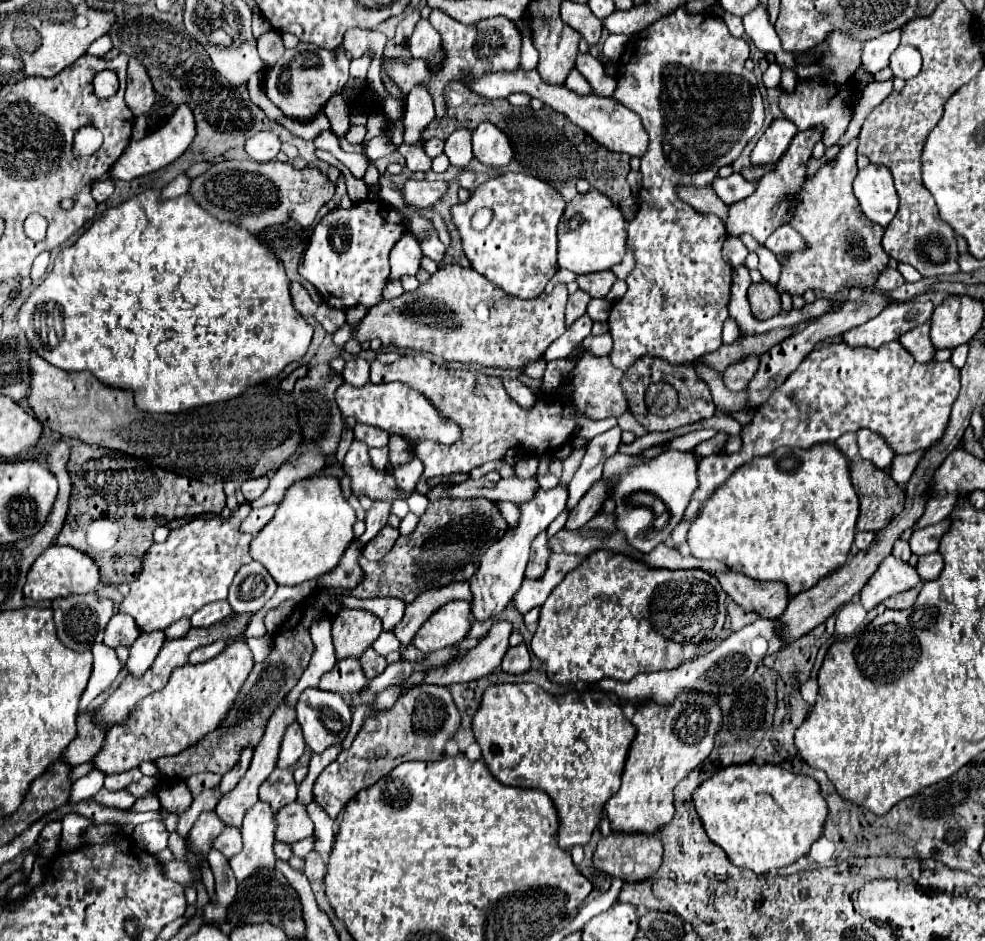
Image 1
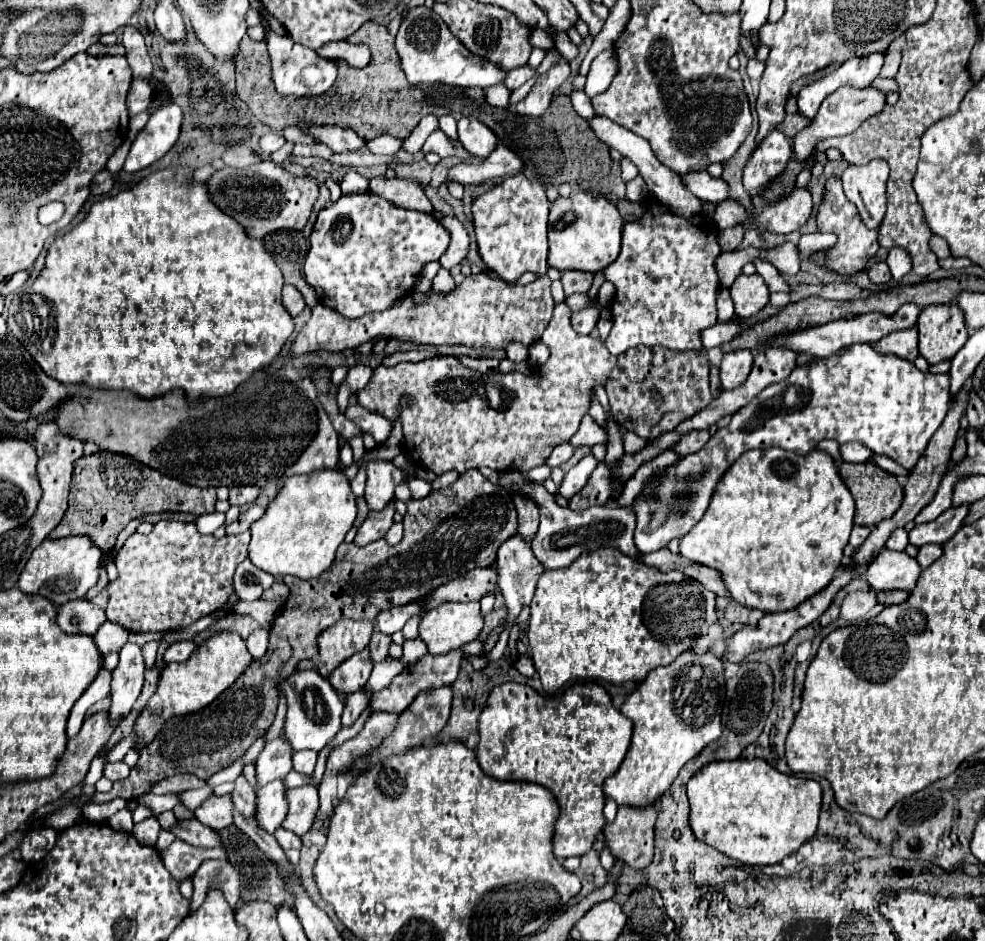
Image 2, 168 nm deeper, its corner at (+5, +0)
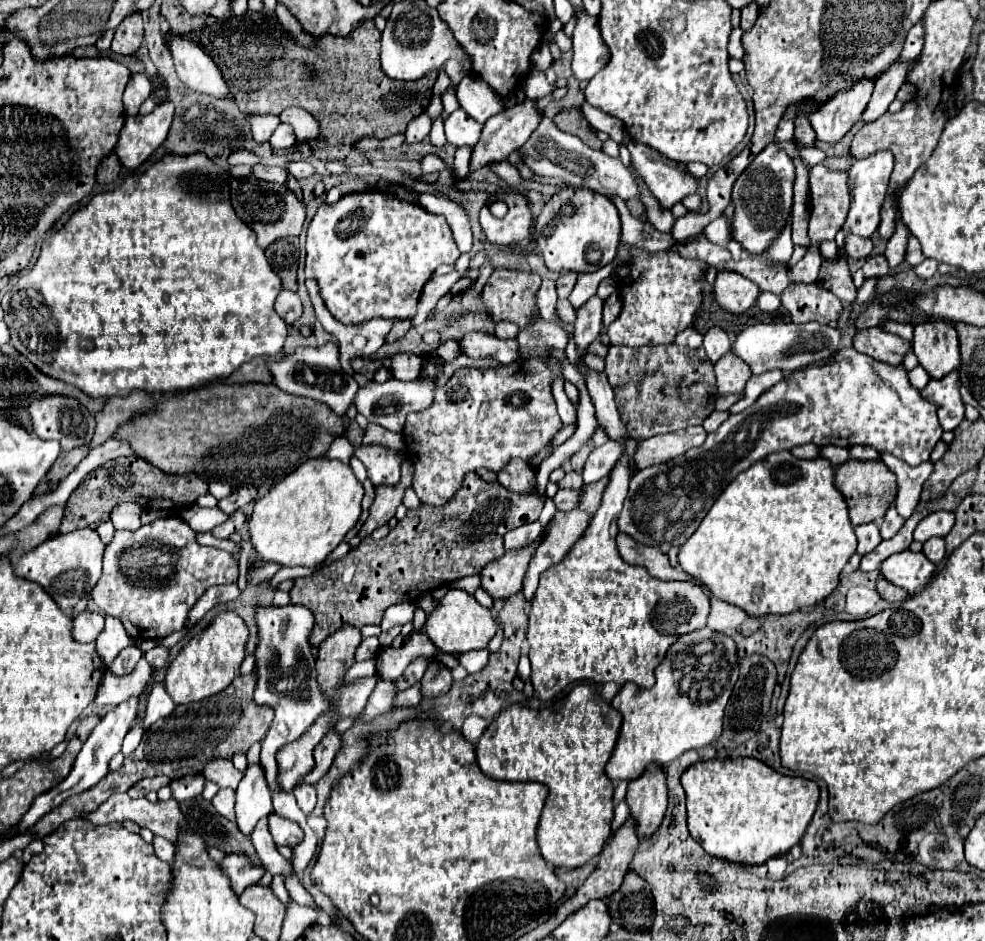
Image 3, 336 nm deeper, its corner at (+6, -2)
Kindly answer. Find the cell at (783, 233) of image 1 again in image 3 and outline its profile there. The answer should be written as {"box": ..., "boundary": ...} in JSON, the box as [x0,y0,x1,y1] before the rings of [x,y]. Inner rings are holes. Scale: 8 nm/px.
{"box":[835,151,894,247],"boundary":[[[878,151],[866,159],[858,159],[852,169],[848,171],[850,175],[850,191],[852,191],[852,205],[850,205],[850,213],[846,223],[842,225],[842,229],[838,231],[835,242],[838,247],[844,247],[844,239],[848,235],[858,235],[858,237],[870,237],[880,223],[880,207],[884,203],[886,191],[888,191],[888,183],[890,183],[890,173],[894,167],[894,155],[890,151]]]}

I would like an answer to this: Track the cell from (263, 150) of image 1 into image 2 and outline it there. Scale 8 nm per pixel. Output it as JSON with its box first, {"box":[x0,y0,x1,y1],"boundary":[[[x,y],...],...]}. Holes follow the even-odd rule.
{"box":[259,133,285,155],"boundary":[[[267,133],[259,139],[259,149],[263,155],[271,155],[273,151],[281,149],[285,145],[285,137],[279,133]]]}

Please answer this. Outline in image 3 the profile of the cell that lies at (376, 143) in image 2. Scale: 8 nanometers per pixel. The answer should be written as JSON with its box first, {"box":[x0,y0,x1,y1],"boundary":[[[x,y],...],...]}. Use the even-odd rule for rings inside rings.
{"box":[406,113,432,143],"boundary":[[[422,113],[418,119],[412,119],[408,123],[408,127],[406,127],[406,141],[410,141],[410,143],[422,141],[424,137],[428,137],[430,125],[432,125],[432,121],[430,121],[430,117],[426,113]]]}

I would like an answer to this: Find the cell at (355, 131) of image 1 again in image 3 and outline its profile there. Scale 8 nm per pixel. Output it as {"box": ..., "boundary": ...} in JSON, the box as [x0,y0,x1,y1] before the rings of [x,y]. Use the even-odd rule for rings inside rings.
{"box":[280,107,318,141],"boundary":[[[288,107],[280,113],[280,121],[282,123],[290,123],[296,131],[298,141],[306,141],[306,139],[314,139],[314,135],[318,135],[318,121],[304,111],[302,107]]]}

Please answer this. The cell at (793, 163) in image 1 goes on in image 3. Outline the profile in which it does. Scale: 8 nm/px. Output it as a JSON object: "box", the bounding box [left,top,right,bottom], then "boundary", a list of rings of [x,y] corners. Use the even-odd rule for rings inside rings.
{"box":[862,61,914,121],"boundary":[[[896,61],[890,69],[886,69],[876,79],[872,99],[862,115],[864,121],[876,121],[880,115],[884,115],[888,111],[888,105],[896,99],[898,89],[908,81],[912,67],[914,67],[914,61]]]}

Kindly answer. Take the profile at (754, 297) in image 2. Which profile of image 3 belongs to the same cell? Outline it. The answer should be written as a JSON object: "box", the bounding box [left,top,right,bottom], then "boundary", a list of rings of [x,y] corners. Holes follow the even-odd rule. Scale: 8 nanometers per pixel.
{"box":[714,269,760,315],"boundary":[[[718,269],[714,281],[714,299],[722,309],[740,315],[754,305],[758,293],[760,289],[756,283],[744,279],[734,271]]]}

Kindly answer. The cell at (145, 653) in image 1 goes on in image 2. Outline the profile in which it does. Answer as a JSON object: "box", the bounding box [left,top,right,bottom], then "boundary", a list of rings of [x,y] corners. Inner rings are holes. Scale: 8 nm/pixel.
{"box":[111,643,145,721],"boundary":[[[135,643],[123,645],[119,651],[119,665],[113,671],[111,681],[111,721],[123,719],[129,715],[135,699],[143,687],[143,673],[145,673],[145,659],[141,647]]]}

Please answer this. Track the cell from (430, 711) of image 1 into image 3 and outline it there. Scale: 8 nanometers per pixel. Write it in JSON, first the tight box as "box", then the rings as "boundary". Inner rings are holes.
{"box":[422,659,452,697],"boundary":[[[438,659],[428,661],[428,669],[422,677],[422,695],[424,697],[434,697],[442,695],[450,689],[452,683],[452,673],[446,665],[442,665]]]}

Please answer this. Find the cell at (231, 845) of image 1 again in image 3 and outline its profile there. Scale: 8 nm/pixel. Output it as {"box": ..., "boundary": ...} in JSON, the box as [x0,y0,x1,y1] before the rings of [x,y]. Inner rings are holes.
{"box":[84,793,186,841],"boundary":[[[126,793],[112,795],[106,803],[102,803],[102,807],[88,813],[84,819],[94,825],[130,819],[140,827],[148,827],[154,835],[166,837],[170,841],[174,841],[178,827],[186,825],[186,819],[182,819],[182,813],[178,811],[178,801],[174,797],[170,797],[168,801],[150,803],[146,797],[130,799]]]}

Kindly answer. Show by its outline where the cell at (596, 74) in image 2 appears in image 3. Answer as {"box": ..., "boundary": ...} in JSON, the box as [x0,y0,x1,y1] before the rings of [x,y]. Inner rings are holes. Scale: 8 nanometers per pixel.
{"box":[572,9,610,81],"boundary":[[[584,9],[576,11],[578,23],[572,35],[574,55],[572,55],[572,75],[578,81],[592,79],[610,59],[606,43],[602,43],[598,31],[598,19],[590,17]]]}

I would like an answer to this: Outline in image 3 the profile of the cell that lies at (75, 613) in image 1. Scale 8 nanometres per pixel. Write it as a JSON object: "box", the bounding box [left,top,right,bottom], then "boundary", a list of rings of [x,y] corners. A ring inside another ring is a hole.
{"box":[72,611,104,643],"boundary":[[[84,611],[72,623],[74,623],[74,627],[72,627],[74,639],[80,643],[90,643],[90,641],[96,641],[100,631],[104,629],[104,615]]]}

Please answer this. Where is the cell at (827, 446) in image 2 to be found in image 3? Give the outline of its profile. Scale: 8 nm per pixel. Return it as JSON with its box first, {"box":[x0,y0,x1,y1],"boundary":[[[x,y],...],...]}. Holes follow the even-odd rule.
{"box":[790,443,820,459],"boundary":[[[808,443],[808,445],[798,445],[798,447],[790,449],[790,453],[792,453],[794,457],[798,457],[798,459],[816,459],[816,457],[818,457],[818,451],[820,451],[820,447],[814,447],[812,443]]]}

